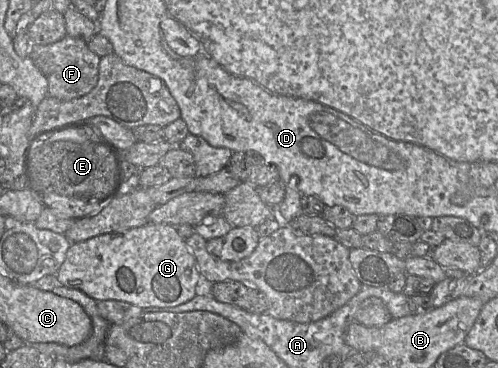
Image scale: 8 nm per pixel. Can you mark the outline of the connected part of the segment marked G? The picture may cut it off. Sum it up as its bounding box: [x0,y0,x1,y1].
[55,223,200,308]

